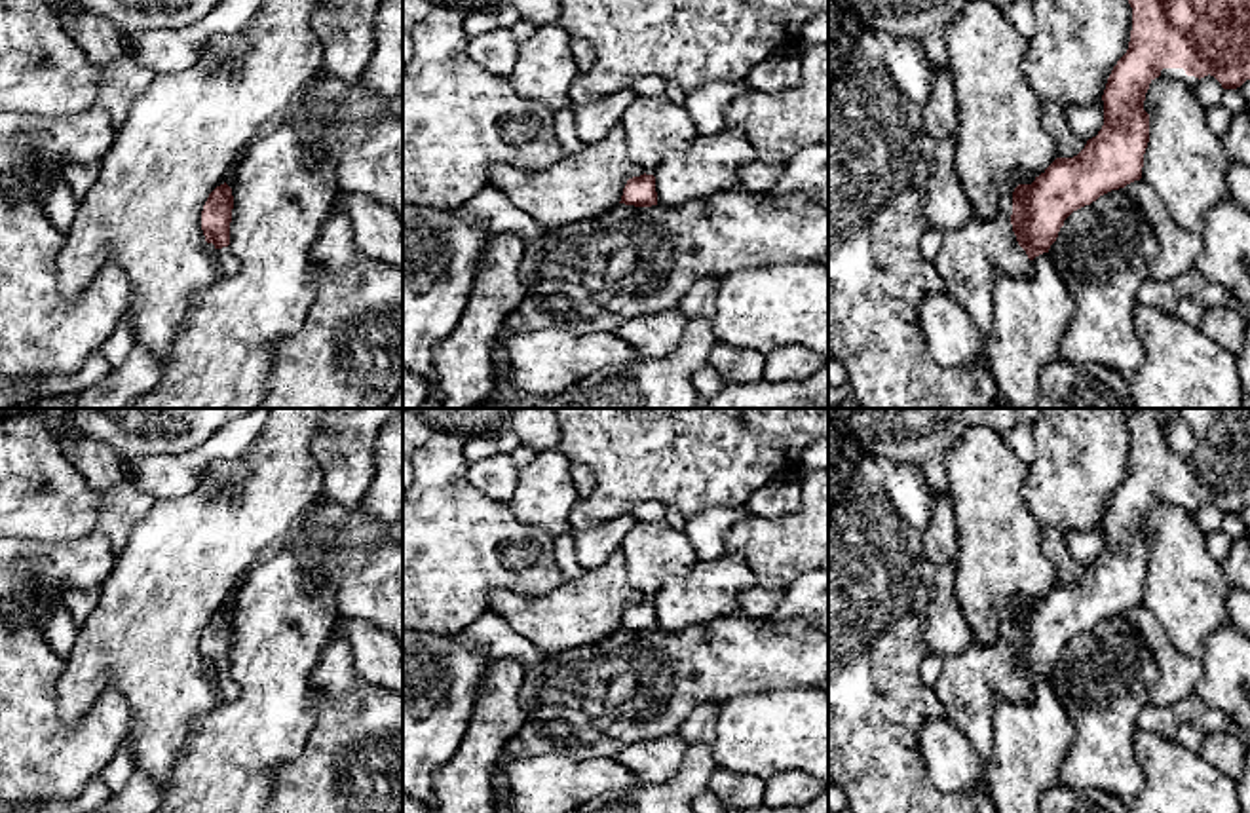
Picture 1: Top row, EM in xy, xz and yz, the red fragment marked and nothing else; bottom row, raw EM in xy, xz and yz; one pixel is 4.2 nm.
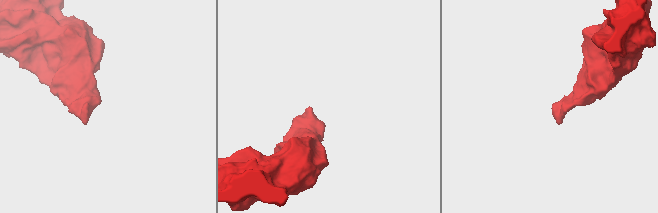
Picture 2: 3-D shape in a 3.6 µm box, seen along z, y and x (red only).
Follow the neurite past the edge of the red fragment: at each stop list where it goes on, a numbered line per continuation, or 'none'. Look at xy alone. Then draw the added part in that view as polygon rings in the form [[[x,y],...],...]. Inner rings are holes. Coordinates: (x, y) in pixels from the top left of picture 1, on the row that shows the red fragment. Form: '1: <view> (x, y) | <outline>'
1: xy (227, 263) | [[[230,245],[217,249],[218,279],[234,277],[239,270],[237,258],[232,255]]]

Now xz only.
1: xz (654, 126) | [[[636,95],[621,125],[629,158],[653,177],[665,154],[684,152],[699,137],[686,104],[676,104],[667,95]]]

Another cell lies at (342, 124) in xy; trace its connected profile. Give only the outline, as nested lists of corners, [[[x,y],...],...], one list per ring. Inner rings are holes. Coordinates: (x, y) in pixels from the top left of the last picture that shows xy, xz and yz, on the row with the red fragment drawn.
[[[321,70],[310,82],[302,103],[287,112],[285,120],[304,144],[304,165],[332,163],[338,192],[374,198],[403,222],[403,122],[374,93]]]

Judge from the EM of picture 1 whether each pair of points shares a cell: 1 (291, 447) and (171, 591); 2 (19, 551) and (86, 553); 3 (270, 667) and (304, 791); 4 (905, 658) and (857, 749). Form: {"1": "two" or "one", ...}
{"1": "one", "2": "one", "3": "two", "4": "one"}

